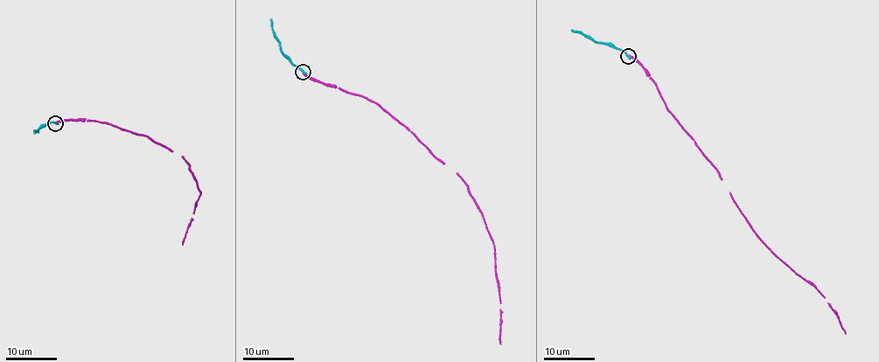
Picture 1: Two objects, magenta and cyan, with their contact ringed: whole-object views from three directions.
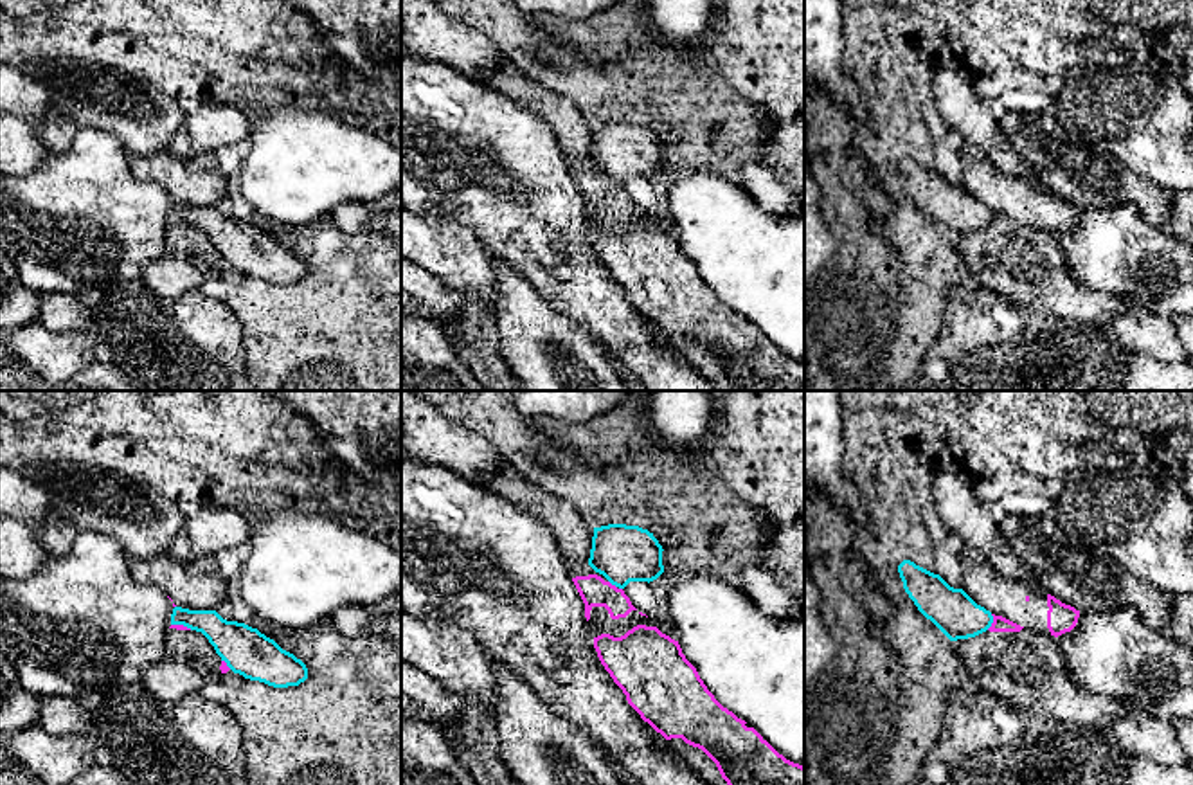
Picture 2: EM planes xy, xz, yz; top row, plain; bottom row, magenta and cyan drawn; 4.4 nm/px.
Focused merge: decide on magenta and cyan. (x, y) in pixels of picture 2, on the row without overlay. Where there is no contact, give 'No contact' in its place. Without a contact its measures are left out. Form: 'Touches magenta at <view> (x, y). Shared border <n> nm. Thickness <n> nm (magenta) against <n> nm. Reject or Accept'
Touches magenta at yz (994, 218). Shared border 80 nm. Thickness 70 nm (magenta) against 200 nm. Reject

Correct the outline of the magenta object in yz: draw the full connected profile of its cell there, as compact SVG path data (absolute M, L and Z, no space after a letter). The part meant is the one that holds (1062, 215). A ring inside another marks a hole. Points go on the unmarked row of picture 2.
M961 146L963 187L991 209L990 229L1033 225L1054 234L1071 229L1080 207L1040 187L1029 176L1002 173L977 146Z

